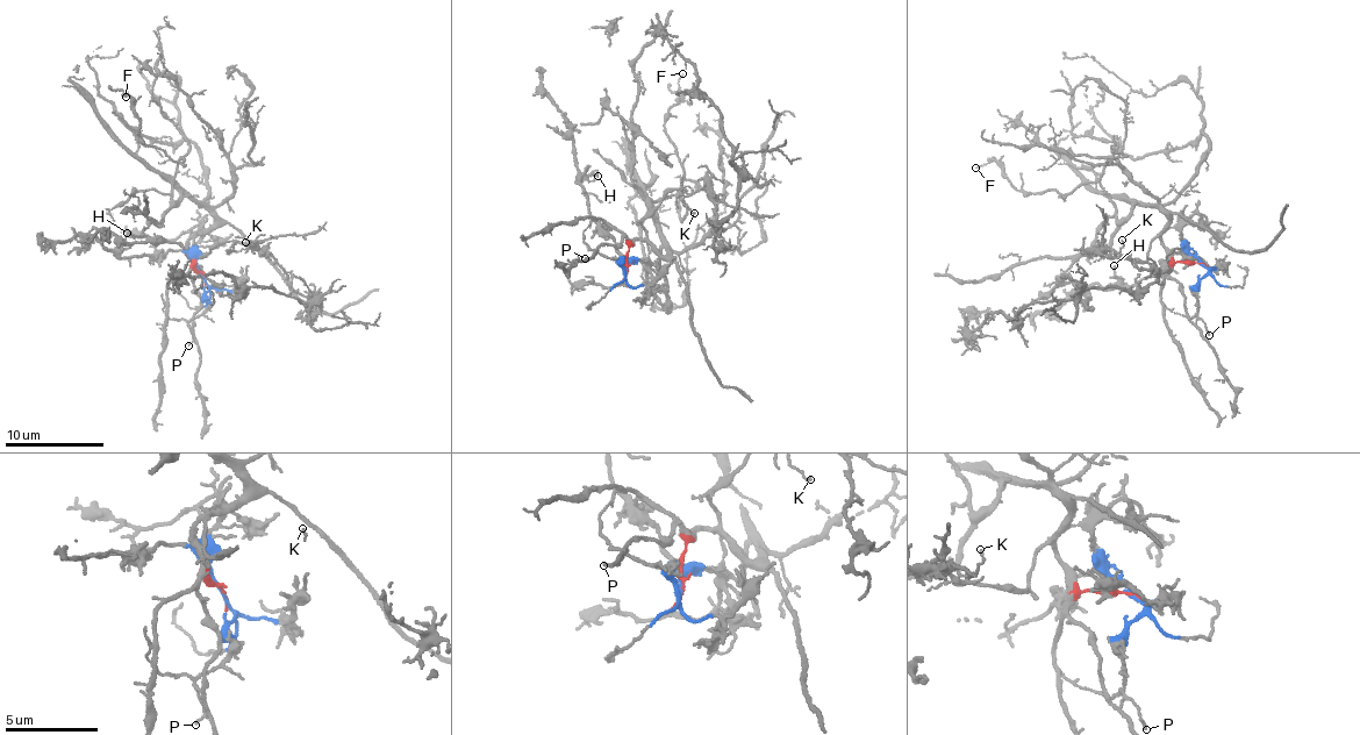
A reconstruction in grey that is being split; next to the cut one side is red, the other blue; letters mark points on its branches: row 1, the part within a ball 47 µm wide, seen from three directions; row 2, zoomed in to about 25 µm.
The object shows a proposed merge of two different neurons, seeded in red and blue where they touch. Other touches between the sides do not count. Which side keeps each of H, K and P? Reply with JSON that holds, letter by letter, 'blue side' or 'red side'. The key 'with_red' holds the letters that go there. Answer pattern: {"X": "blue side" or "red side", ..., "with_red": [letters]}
{"H": "blue side", "K": "red side", "P": "blue side", "with_red": ["K"]}

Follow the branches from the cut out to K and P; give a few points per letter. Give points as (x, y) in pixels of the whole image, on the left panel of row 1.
K: (204, 278), (194, 266), (190, 240), (195, 236), (193, 254), (199, 257), (231, 242), (235, 251), (245, 241)
P: (204, 278), (209, 286), (205, 293), (207, 307), (188, 323), (192, 341), (187, 345)

